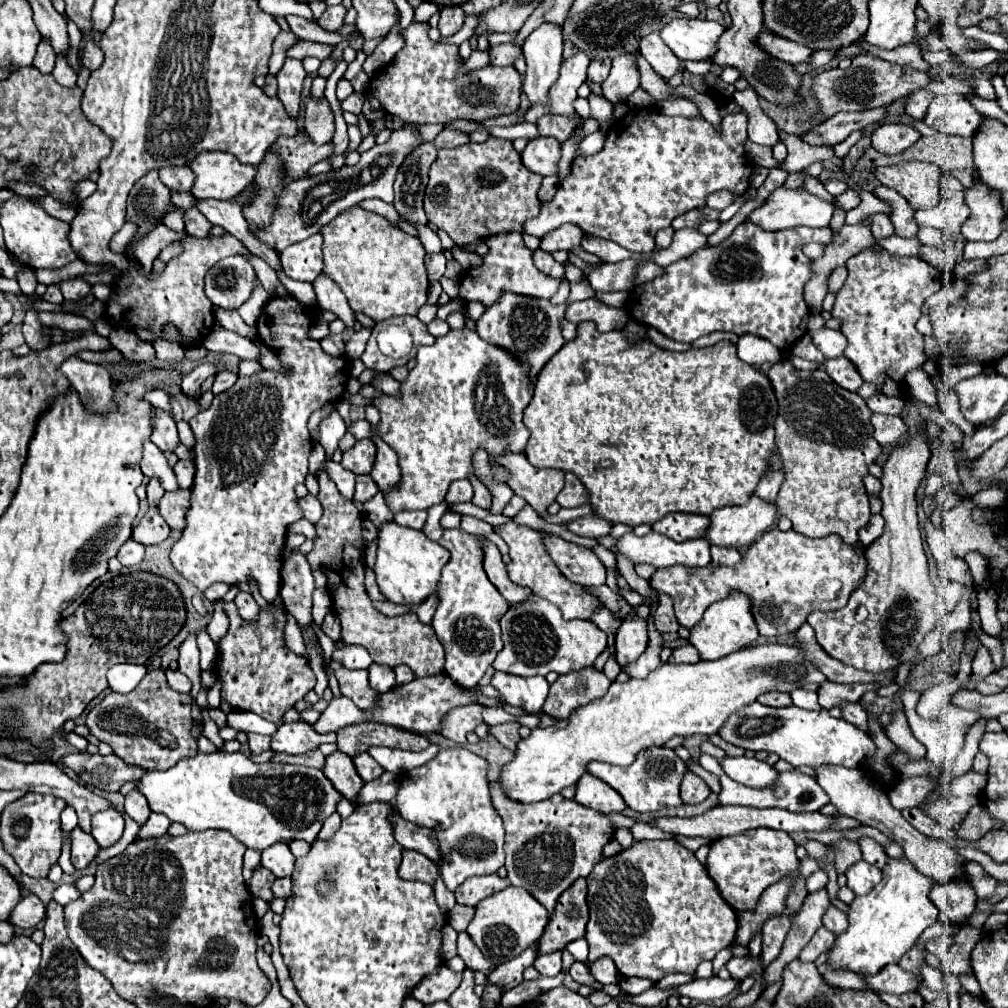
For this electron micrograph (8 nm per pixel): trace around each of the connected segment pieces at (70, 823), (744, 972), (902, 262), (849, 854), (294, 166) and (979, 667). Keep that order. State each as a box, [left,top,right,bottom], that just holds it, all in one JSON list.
[[61,806,78,835],[726,956,760,980],[832,248,942,396],[836,840,860,874],[272,134,332,180],[966,646,994,688]]

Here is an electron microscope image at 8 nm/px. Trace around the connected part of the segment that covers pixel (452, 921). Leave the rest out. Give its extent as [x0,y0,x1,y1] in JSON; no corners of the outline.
[448,904,474,932]

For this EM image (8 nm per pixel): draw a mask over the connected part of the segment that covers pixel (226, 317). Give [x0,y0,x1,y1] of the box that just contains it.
[215,310,258,340]

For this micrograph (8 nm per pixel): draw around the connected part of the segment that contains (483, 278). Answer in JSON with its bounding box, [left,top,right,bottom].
[460,232,562,306]

